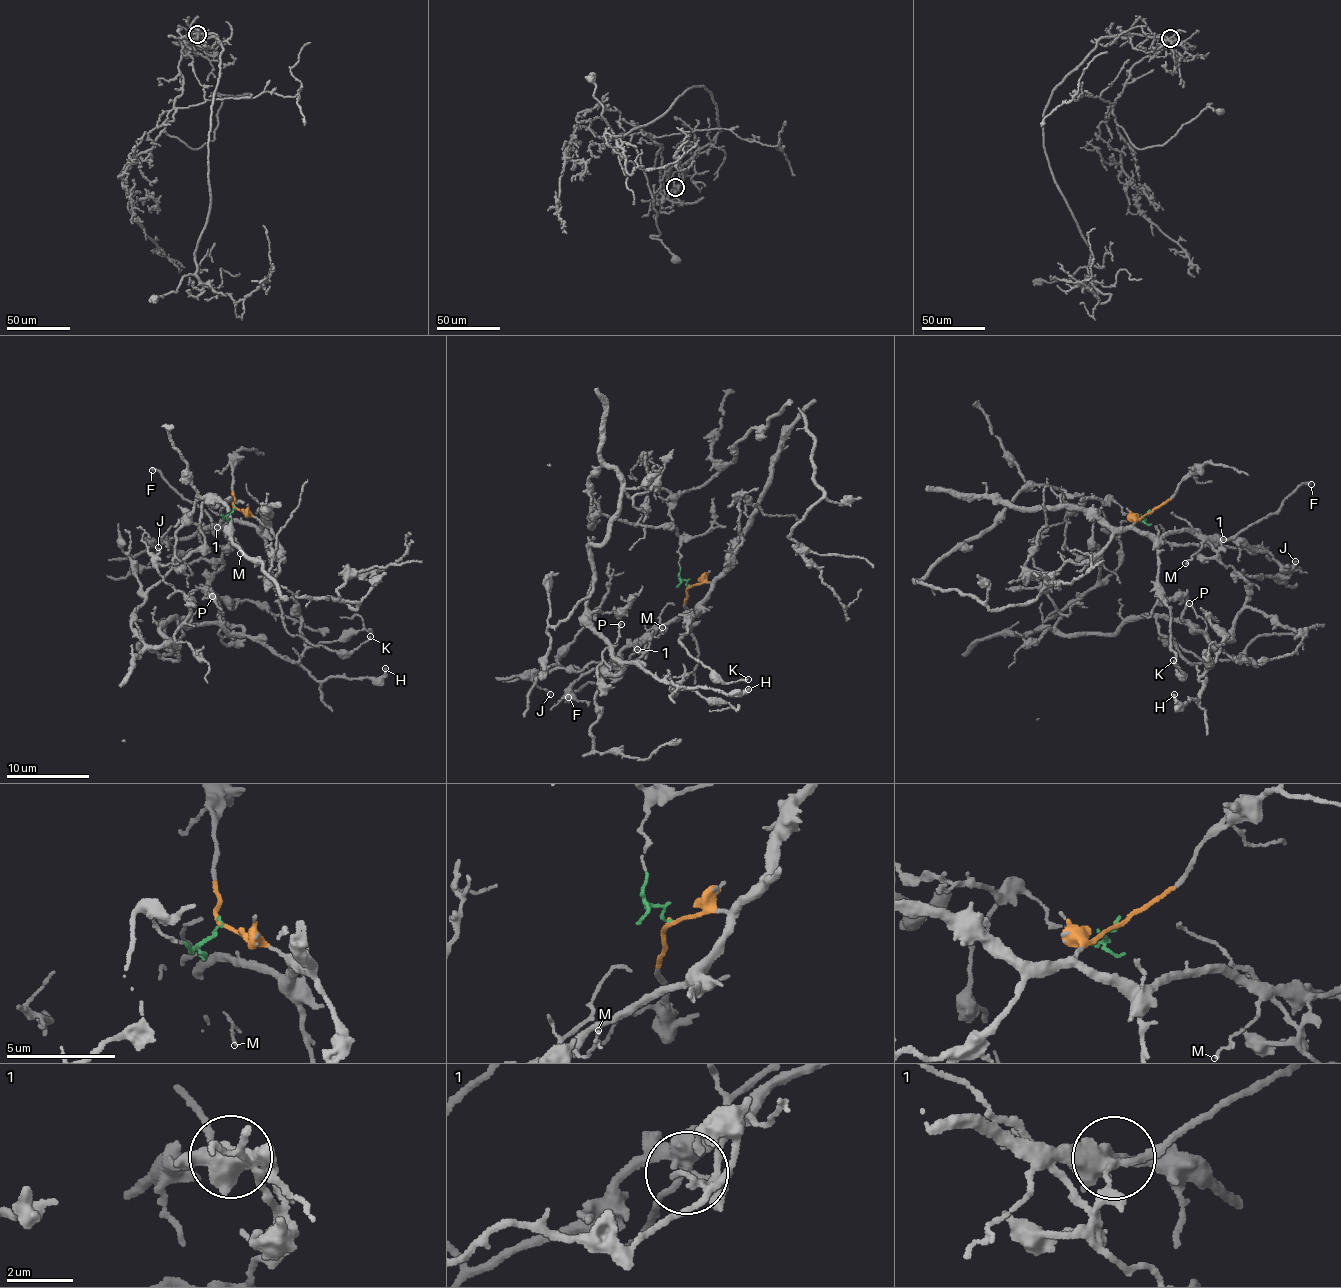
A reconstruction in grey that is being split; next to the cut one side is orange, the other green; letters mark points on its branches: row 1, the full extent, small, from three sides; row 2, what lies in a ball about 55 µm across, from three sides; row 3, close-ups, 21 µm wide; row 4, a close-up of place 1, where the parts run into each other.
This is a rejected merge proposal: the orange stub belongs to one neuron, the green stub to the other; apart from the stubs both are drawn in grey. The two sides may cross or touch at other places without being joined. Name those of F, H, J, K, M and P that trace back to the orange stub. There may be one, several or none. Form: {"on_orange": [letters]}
{"on_orange": ["F", "K", "M"]}

